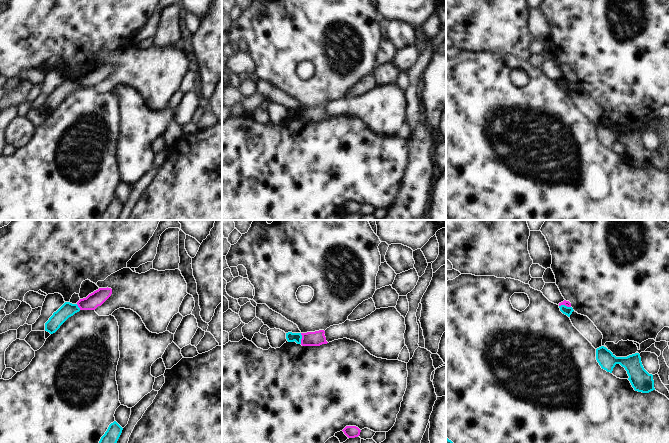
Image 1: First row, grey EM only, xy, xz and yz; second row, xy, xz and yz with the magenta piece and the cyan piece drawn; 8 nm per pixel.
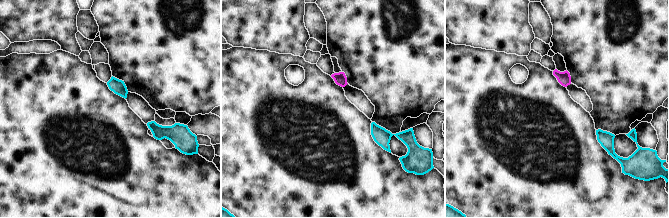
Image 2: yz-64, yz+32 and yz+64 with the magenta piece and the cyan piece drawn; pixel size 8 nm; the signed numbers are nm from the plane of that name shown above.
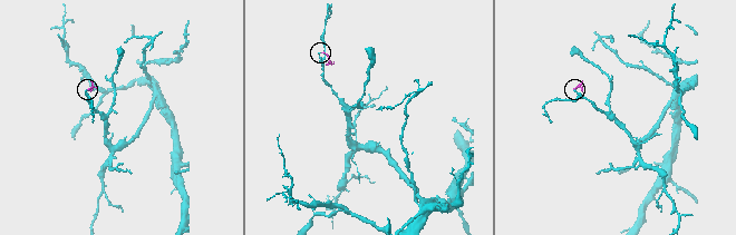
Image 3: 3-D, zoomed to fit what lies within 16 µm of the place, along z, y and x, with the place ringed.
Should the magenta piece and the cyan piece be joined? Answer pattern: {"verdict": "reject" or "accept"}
{"verdict": "reject"}

